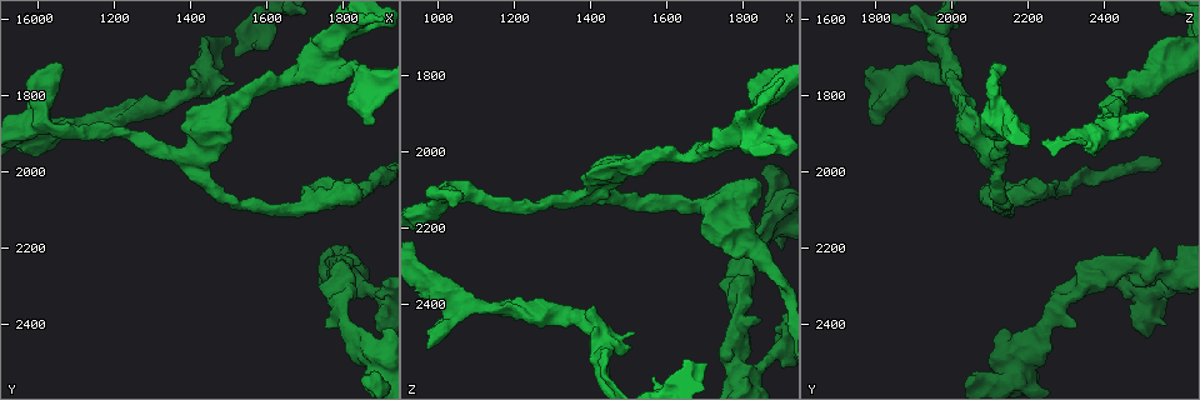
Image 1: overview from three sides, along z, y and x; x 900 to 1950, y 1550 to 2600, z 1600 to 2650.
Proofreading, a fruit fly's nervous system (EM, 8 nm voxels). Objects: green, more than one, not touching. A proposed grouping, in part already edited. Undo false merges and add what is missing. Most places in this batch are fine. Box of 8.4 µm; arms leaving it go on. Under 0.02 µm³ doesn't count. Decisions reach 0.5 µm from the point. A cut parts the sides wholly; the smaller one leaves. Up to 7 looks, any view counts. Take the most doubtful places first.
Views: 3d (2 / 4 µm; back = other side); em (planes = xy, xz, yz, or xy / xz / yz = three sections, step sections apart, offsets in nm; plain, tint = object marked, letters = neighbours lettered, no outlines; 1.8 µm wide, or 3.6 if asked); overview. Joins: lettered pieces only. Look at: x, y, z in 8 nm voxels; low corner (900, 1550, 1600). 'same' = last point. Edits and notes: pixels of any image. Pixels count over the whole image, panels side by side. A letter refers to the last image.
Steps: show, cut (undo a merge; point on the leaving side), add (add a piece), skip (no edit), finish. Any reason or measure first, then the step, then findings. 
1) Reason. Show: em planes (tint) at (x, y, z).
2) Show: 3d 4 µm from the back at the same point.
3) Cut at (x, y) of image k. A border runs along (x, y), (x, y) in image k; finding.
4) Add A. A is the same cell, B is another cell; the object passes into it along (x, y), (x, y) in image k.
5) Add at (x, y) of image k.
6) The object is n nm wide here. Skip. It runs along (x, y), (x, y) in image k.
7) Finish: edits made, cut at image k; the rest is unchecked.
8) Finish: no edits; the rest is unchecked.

Free end. Show: em planes (letters) at (1565, 1665, 2595).

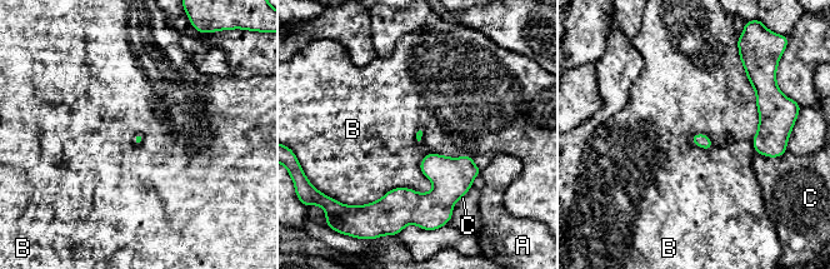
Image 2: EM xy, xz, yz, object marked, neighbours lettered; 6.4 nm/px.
Skip. A, B and C are other cells; a border runs along (473, 157), (366, 204) in image 2; none of them fits.

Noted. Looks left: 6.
An open end. Show: 3d 4 µm at (1040, 1720, 2150).

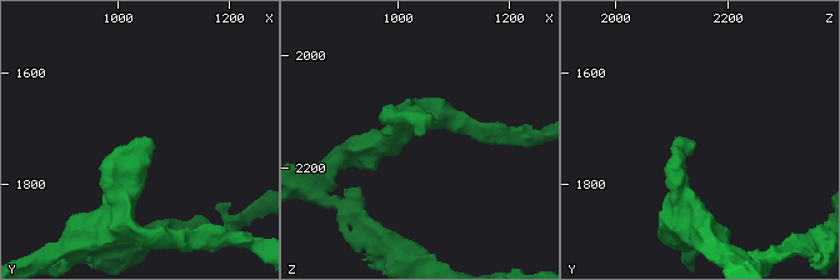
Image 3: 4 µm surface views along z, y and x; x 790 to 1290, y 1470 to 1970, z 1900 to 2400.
Show: em 3.6 µm planes (tint) at (1030, 1730, 2140).

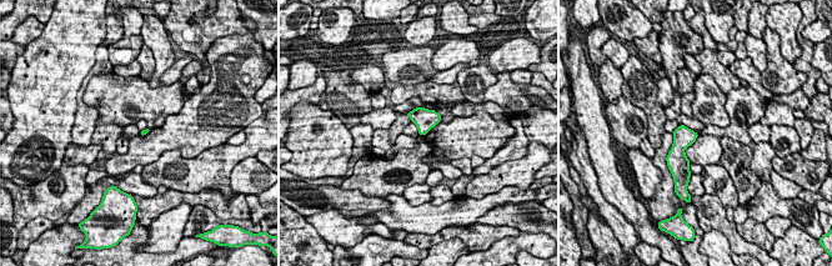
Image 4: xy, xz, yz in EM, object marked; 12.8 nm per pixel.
Show: em 3.6 µm planes (letters) at the same point.

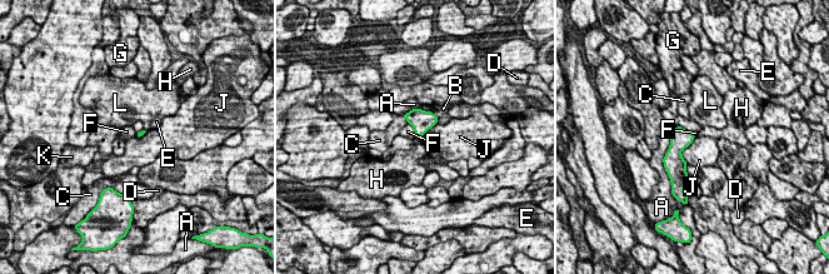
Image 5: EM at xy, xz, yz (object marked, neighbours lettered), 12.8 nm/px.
Skip. A, B, C, D, E, F, G, H, J, K and L are other cells; a border runs along (408, 123), (417, 135) in image 5; no lettered piece goes on from it.

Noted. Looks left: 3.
Branch stops here. Show: em planes (letters) at (1760, 2405, 2320).

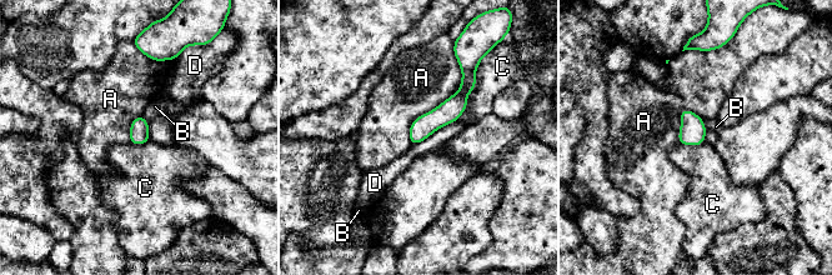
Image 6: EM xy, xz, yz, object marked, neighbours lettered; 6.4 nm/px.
Skip. A, B, C and D are other cells; no lettered piece goes on from it.

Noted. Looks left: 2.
Finish: no edits; the rest is unchecked.

